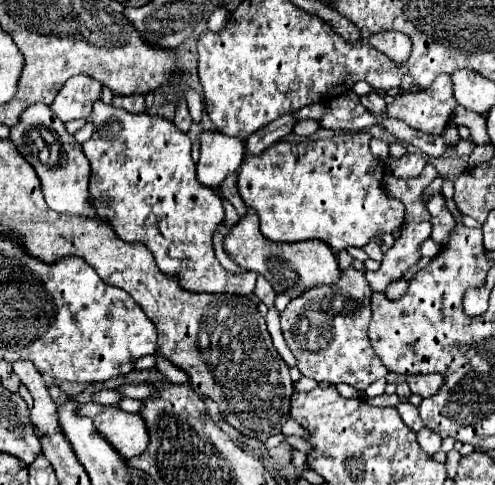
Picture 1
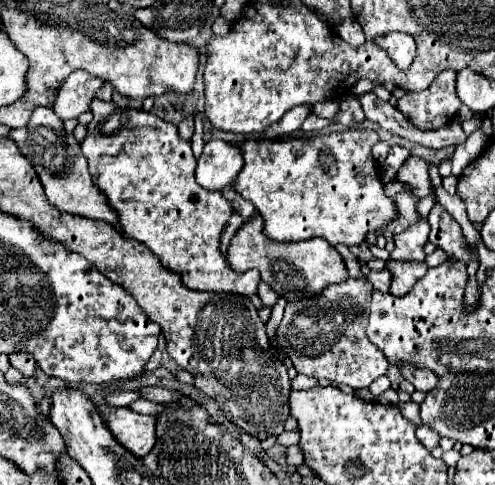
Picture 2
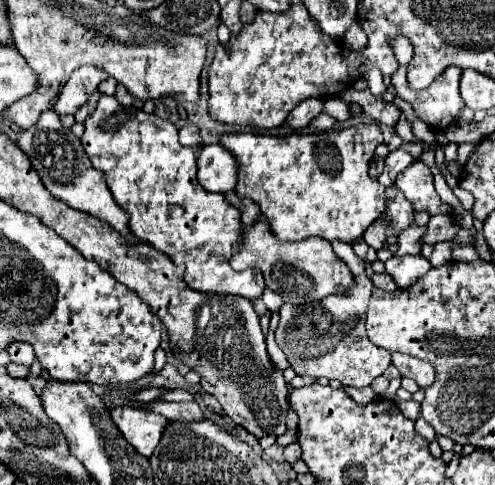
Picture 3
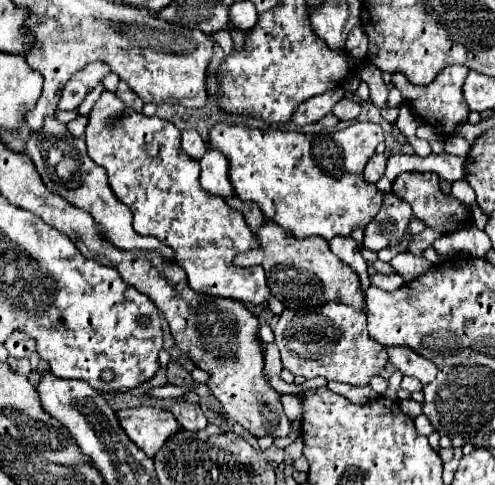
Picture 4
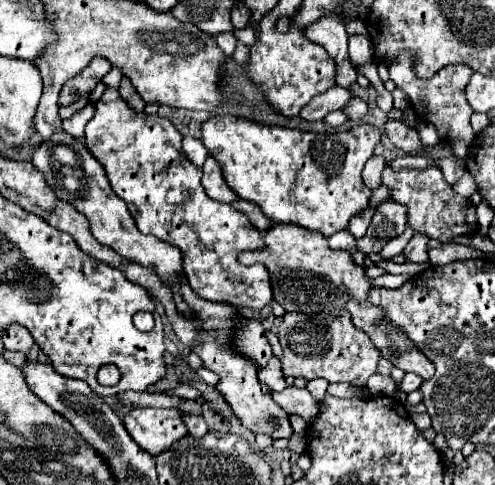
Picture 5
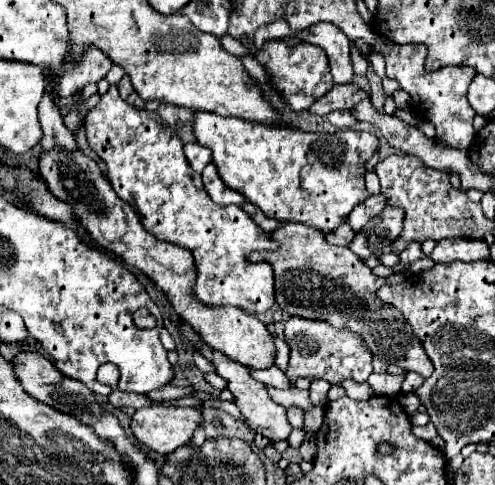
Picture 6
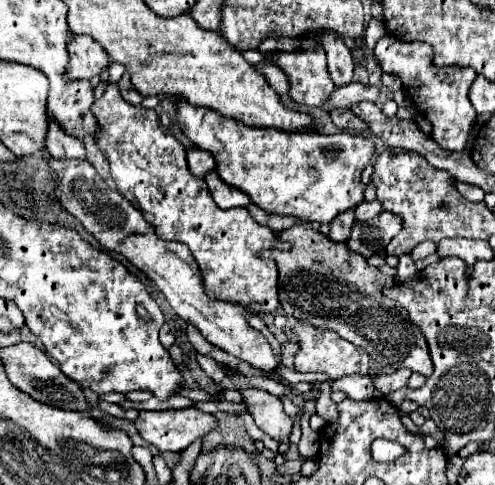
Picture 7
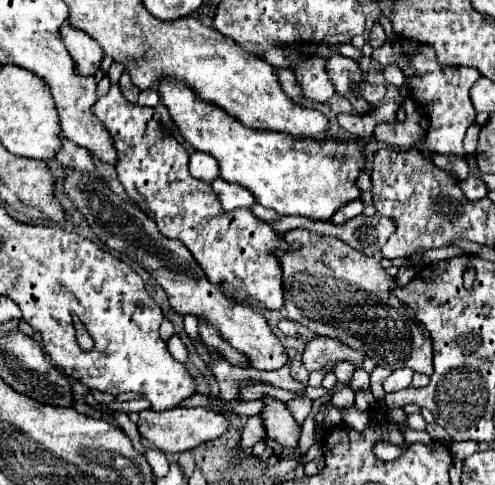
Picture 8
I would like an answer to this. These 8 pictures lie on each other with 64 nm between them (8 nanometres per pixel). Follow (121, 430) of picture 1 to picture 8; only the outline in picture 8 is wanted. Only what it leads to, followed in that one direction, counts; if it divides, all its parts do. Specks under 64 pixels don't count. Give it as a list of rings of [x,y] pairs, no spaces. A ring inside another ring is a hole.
[[[170,408],[164,412],[152,412],[142,410],[138,420],[138,432],[142,438],[146,438],[154,448],[162,452],[186,452],[192,450],[204,442],[220,438],[224,432],[228,432],[230,420],[222,412],[214,412],[208,408]]]

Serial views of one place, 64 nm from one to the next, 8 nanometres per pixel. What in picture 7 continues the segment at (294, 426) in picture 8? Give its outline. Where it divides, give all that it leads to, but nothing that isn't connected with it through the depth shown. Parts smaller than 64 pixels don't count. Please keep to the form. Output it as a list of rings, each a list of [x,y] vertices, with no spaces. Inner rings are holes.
[[[250,388],[240,392],[244,394],[244,404],[248,406],[248,412],[252,414],[256,426],[276,442],[290,444],[292,418],[284,412],[282,402],[276,396],[268,394],[266,390]]]

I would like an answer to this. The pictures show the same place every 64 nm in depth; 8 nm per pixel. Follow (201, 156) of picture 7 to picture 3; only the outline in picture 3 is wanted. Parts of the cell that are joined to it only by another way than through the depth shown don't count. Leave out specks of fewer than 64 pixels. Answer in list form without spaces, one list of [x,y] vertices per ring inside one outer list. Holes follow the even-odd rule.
[[[188,124],[188,126],[180,128],[180,144],[196,150],[196,146],[200,144],[200,132],[198,132],[196,124]]]

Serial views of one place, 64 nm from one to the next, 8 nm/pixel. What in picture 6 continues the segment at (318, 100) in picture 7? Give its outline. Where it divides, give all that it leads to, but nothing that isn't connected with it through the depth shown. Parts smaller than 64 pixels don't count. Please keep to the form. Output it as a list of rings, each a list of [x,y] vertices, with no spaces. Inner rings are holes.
[[[270,40],[262,46],[260,52],[256,52],[256,60],[268,68],[268,72],[272,74],[272,80],[276,84],[276,90],[284,96],[284,100],[294,110],[310,108],[320,96],[330,92],[330,88],[334,86],[326,52],[320,46],[312,46],[308,42],[302,42],[294,48],[290,48],[282,40]]]

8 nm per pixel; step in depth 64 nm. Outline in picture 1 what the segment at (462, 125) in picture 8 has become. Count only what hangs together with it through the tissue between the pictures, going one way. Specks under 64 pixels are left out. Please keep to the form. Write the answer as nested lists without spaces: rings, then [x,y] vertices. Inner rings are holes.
[[[444,74],[438,76],[428,90],[396,96],[386,114],[390,118],[404,120],[416,130],[440,134],[448,126],[456,106],[456,98],[452,96],[452,76]]]

